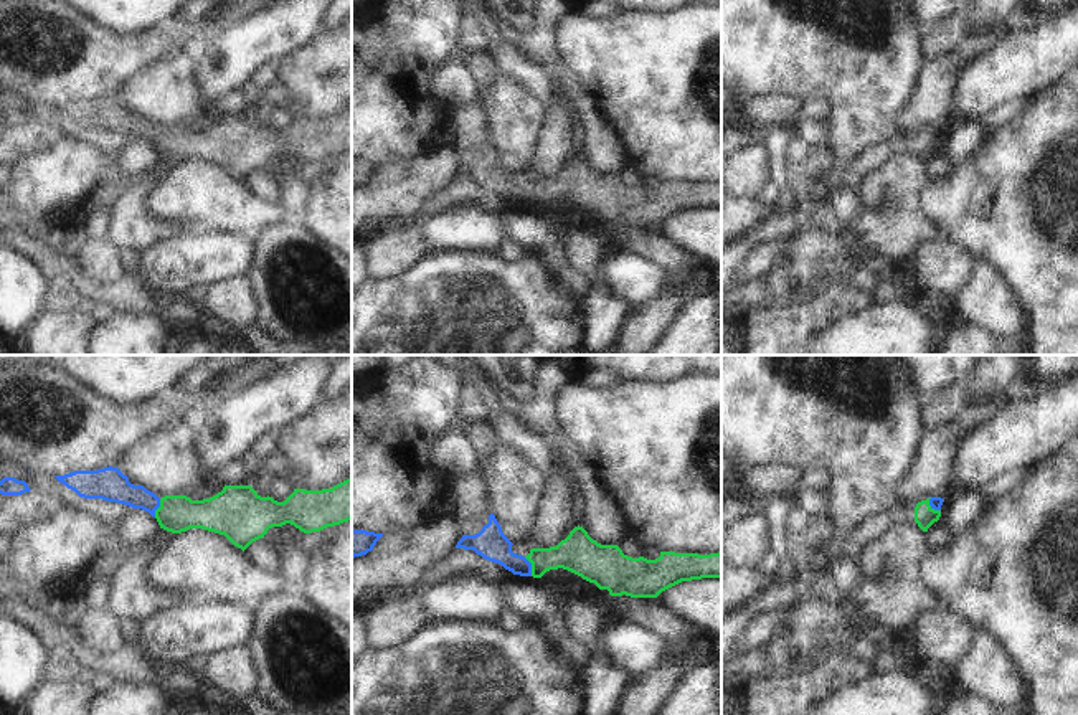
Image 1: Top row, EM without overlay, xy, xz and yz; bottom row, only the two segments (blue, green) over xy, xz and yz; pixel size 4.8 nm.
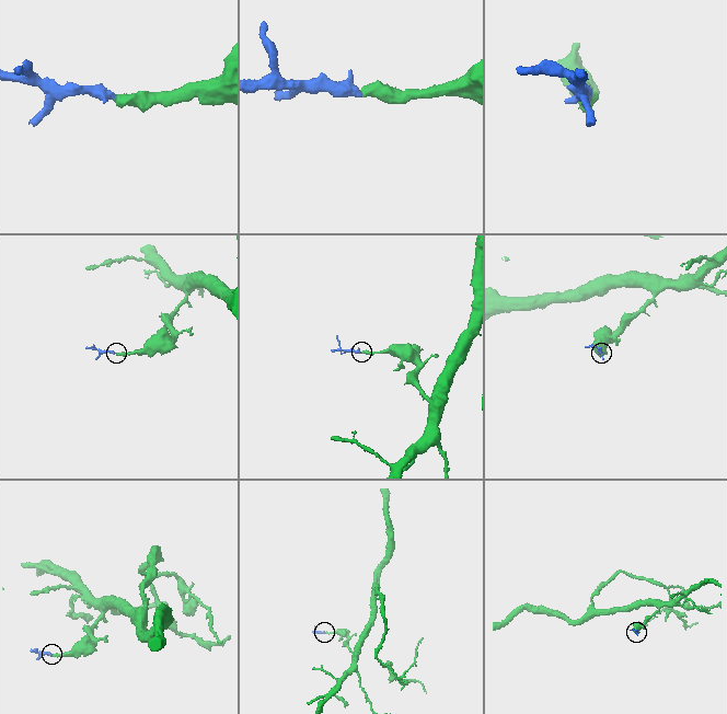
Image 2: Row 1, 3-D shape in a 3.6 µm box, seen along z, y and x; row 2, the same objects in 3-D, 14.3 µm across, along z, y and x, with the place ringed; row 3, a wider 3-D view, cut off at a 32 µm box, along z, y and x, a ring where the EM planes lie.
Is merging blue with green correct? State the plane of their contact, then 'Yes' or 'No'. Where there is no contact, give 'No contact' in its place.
Touches blue in xz. Yes.

